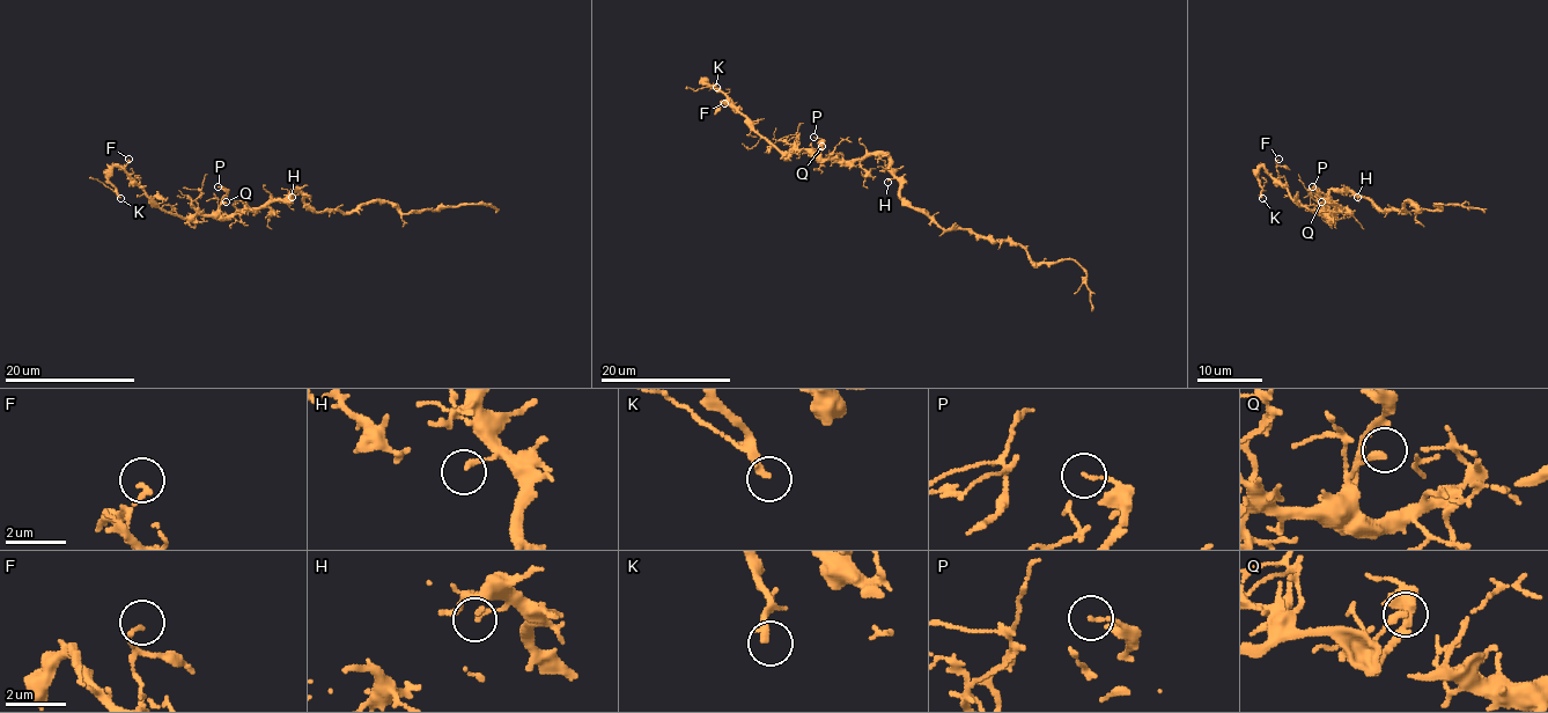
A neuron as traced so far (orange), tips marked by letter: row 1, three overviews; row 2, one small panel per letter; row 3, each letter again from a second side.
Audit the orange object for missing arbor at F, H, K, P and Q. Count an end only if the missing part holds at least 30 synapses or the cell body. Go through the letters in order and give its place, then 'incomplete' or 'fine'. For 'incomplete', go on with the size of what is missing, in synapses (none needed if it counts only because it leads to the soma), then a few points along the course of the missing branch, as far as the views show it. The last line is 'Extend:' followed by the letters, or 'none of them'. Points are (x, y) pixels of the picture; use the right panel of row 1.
F: (1279, 159) | fine
H: (1357, 197) | fine
K: (1262, 198) | incomplete | (1262, 198), (1251, 239), (1268, 255), (1262, 257), (1254, 270), (1238, 273), (1240, 289), (1232, 294), (1231, 291)
P: (1312, 186) | fine
Q: (1321, 201) | fine
Extend: K

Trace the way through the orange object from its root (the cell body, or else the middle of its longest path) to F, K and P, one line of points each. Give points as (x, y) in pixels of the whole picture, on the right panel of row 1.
F: (1346, 190), (1329, 193), (1334, 217), (1307, 211), (1279, 178), (1279, 159)
K: (1346, 190), (1329, 193), (1335, 207), (1334, 217), (1319, 217), (1299, 205), (1260, 167), (1257, 182), (1262, 198)
P: (1346, 190), (1329, 193), (1335, 217), (1332, 203), (1312, 186)

